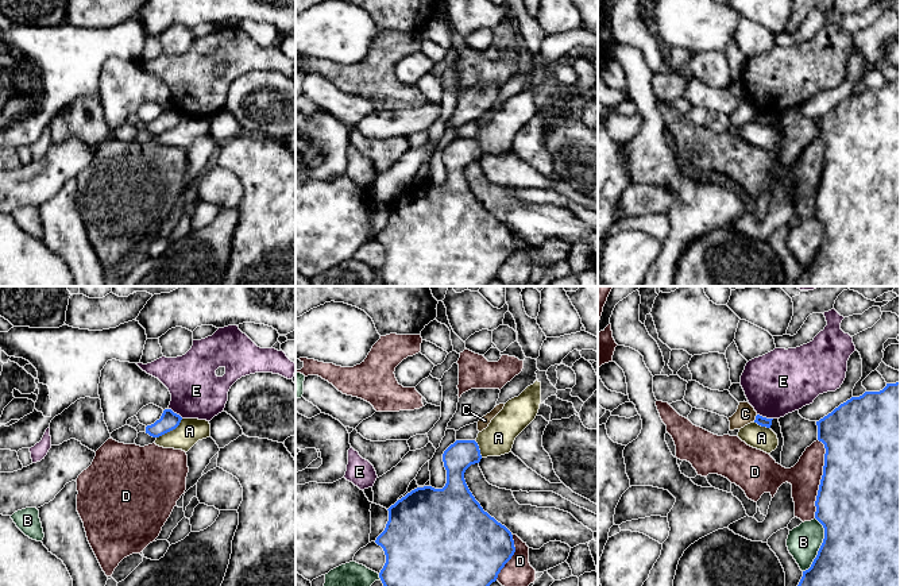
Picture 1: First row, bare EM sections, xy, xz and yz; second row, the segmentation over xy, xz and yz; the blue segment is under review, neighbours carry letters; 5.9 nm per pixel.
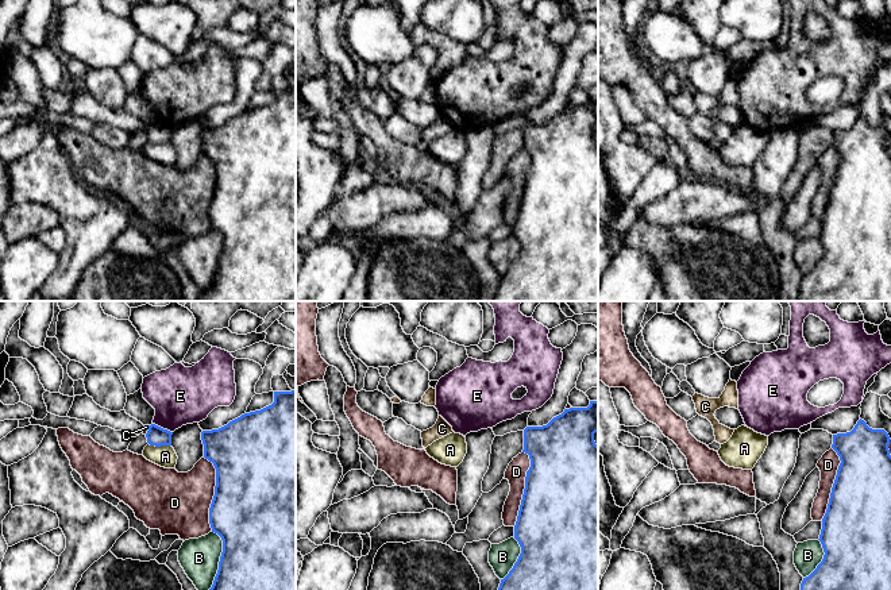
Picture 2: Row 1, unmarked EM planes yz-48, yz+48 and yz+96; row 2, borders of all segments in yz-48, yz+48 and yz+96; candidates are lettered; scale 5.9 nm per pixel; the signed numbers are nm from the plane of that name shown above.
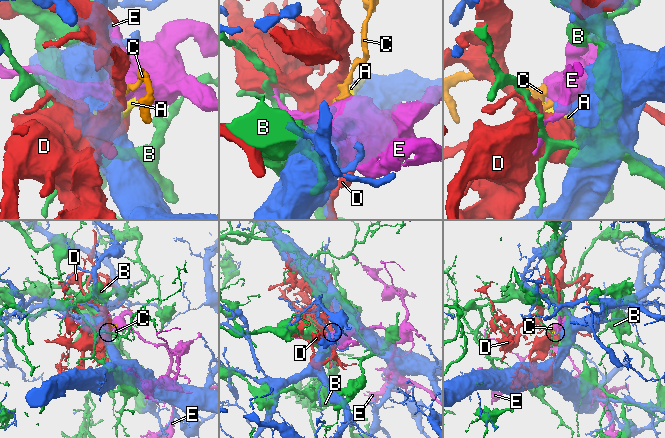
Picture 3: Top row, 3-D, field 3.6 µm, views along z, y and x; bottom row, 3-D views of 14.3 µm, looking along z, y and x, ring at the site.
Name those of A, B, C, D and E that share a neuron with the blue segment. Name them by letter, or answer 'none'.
none

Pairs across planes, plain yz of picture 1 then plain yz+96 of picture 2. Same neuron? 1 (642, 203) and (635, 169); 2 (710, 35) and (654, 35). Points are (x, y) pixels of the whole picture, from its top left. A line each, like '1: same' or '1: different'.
1: different
2: same

